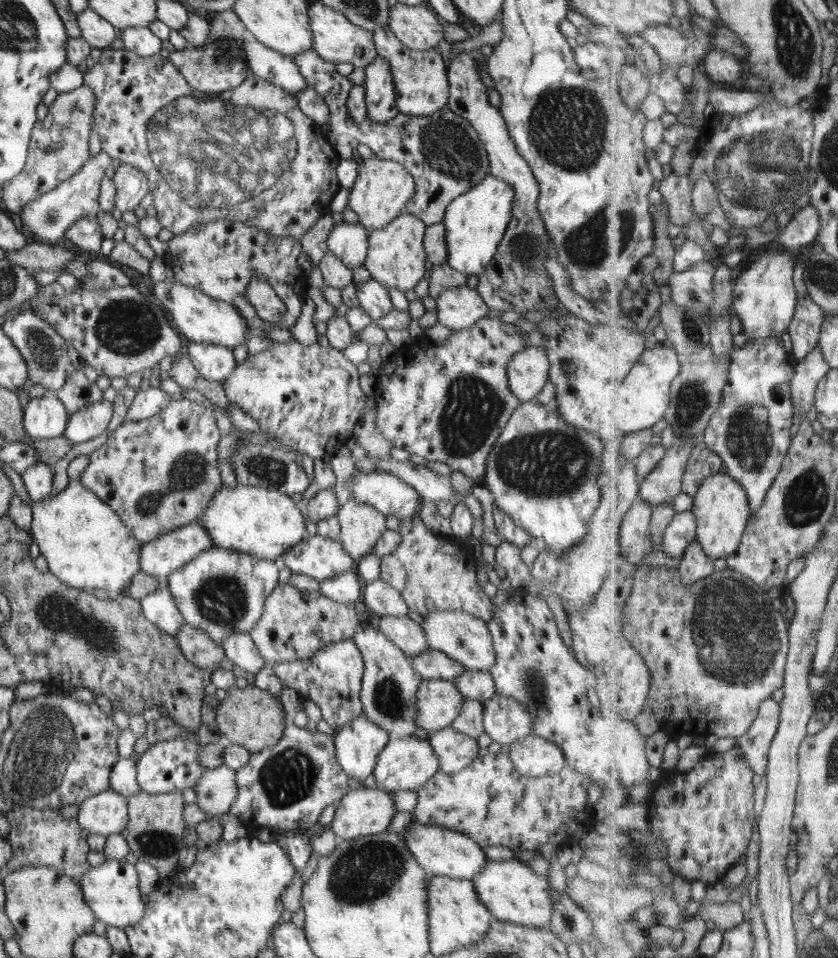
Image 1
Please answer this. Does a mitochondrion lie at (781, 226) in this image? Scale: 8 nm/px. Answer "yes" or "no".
yes

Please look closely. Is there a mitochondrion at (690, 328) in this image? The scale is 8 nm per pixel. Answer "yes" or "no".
yes

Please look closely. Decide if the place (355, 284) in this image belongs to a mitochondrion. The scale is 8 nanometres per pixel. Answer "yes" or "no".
no

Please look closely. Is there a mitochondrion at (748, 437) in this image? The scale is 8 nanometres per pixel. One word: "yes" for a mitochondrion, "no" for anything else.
yes

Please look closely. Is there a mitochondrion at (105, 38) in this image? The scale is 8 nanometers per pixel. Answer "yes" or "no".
no

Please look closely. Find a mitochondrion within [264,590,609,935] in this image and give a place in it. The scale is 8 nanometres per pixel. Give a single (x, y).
(367, 871)

